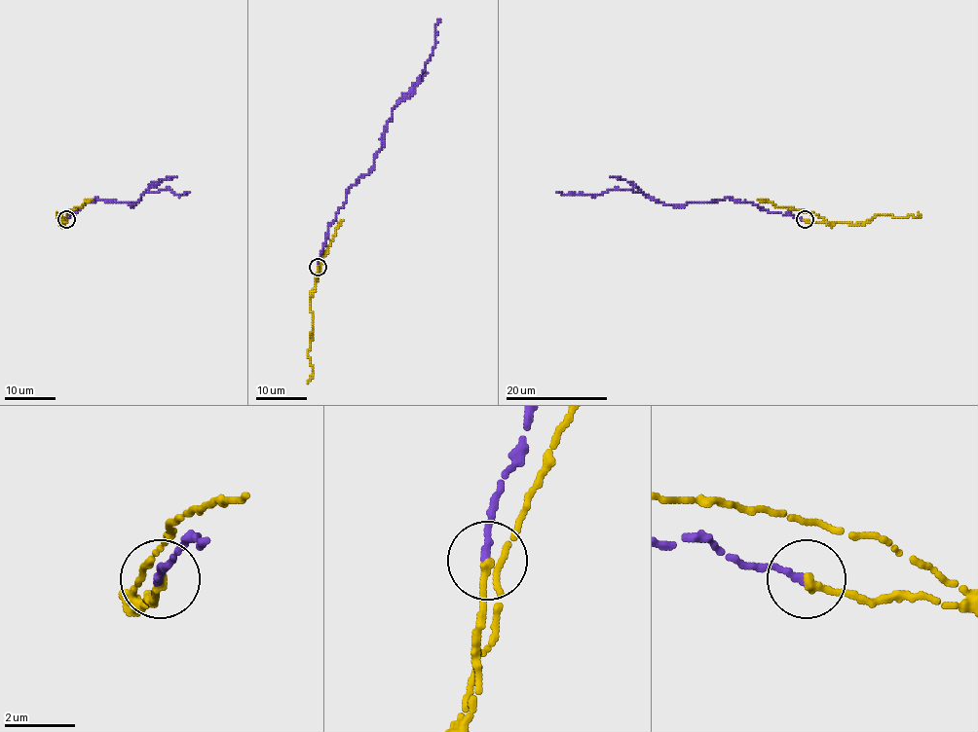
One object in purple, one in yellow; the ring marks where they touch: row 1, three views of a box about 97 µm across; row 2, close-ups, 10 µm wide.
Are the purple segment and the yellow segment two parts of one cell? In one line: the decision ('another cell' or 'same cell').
same cell

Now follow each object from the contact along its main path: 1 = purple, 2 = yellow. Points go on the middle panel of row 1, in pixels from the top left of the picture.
1: (317, 267), (328, 226), (348, 189), (374, 164), (393, 109), (414, 92), (439, 19)
2: (317, 267), (316, 288), (310, 300), (311, 349), (307, 353), (314, 375), (307, 382)

